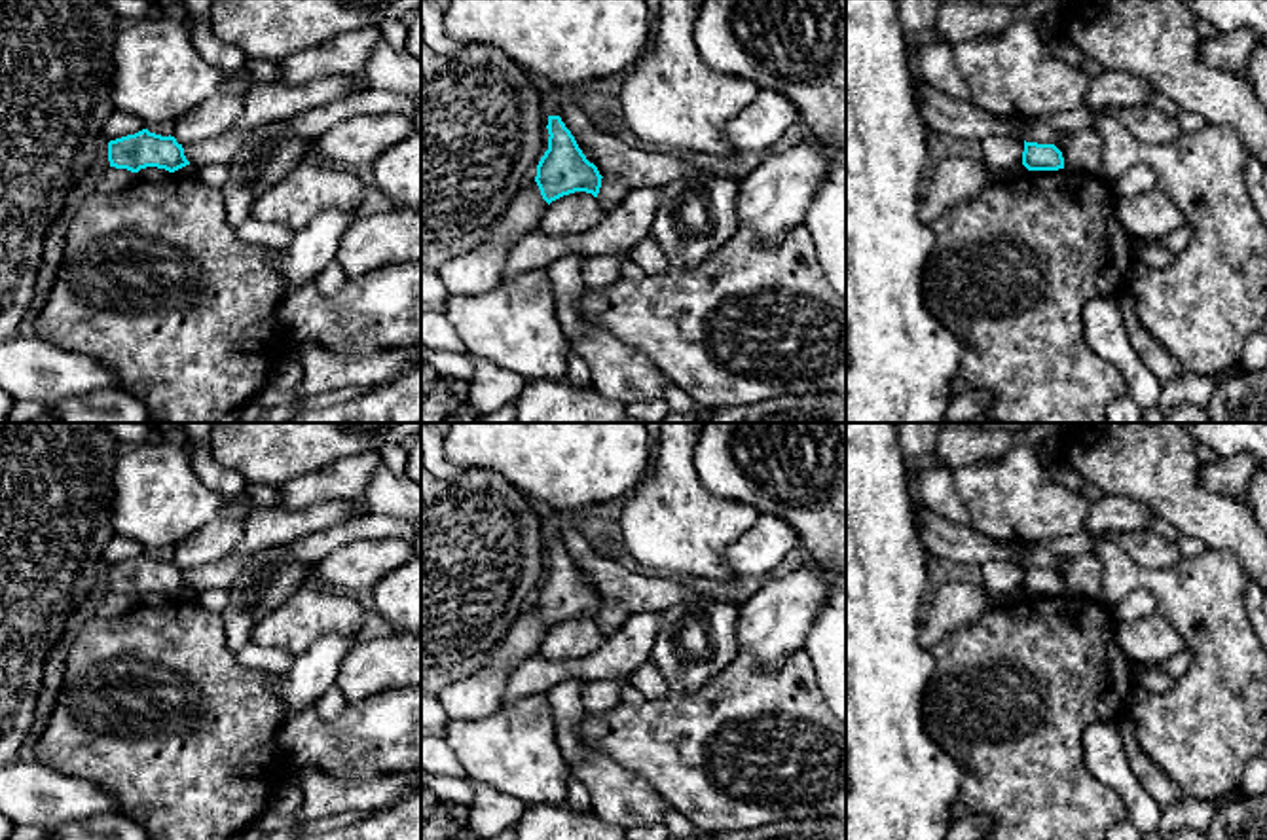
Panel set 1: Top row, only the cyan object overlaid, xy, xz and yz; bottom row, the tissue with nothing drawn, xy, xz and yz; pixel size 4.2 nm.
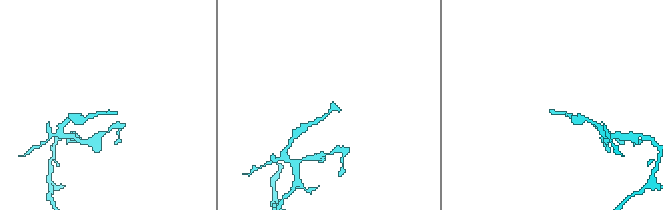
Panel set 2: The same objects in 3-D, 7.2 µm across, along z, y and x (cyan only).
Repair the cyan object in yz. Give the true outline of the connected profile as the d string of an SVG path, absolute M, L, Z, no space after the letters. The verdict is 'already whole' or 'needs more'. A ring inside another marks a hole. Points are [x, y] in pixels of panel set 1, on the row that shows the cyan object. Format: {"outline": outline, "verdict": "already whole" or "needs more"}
{"outline": "M1024 140L1022 165L1028 171L1058 171L1064 169L1064 157L1055 144L1037 144Z", "verdict": "already whole"}

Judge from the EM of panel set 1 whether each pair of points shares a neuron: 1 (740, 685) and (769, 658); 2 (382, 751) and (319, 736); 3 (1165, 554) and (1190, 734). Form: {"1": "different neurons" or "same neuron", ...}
{"1": "different neurons", "2": "same neuron", "3": "different neurons"}

